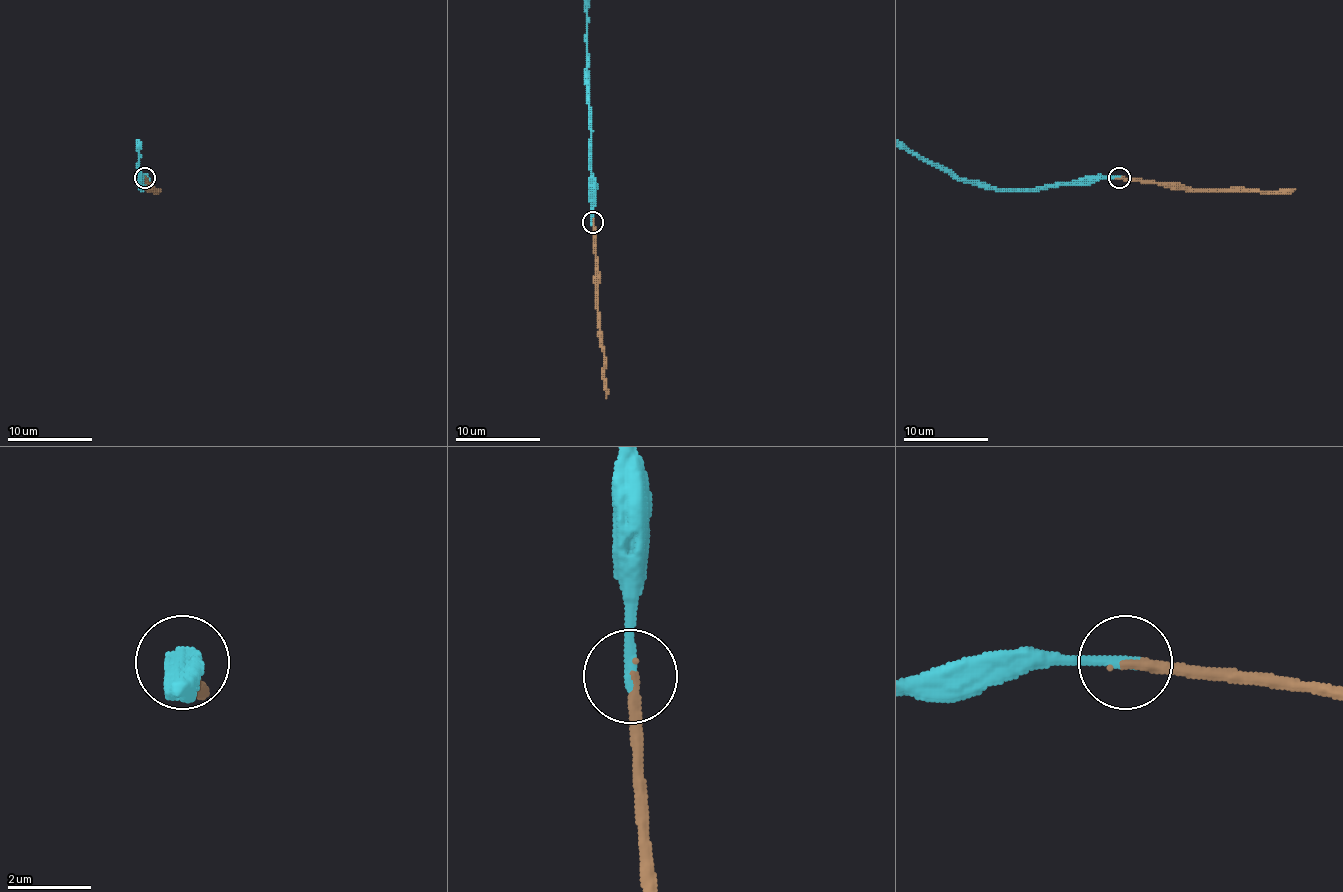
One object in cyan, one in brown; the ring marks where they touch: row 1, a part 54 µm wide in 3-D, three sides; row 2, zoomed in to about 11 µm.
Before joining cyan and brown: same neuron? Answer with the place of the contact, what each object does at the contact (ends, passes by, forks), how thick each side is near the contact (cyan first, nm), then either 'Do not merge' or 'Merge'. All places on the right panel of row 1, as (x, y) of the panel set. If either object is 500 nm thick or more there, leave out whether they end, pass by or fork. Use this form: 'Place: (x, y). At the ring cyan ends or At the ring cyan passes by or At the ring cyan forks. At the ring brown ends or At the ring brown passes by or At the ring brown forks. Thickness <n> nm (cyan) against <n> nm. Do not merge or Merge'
Place: (1119, 178). At the ring cyan ends. At the ring brown ends. Thickness 280 nm (cyan) against 260 nm. Merge

